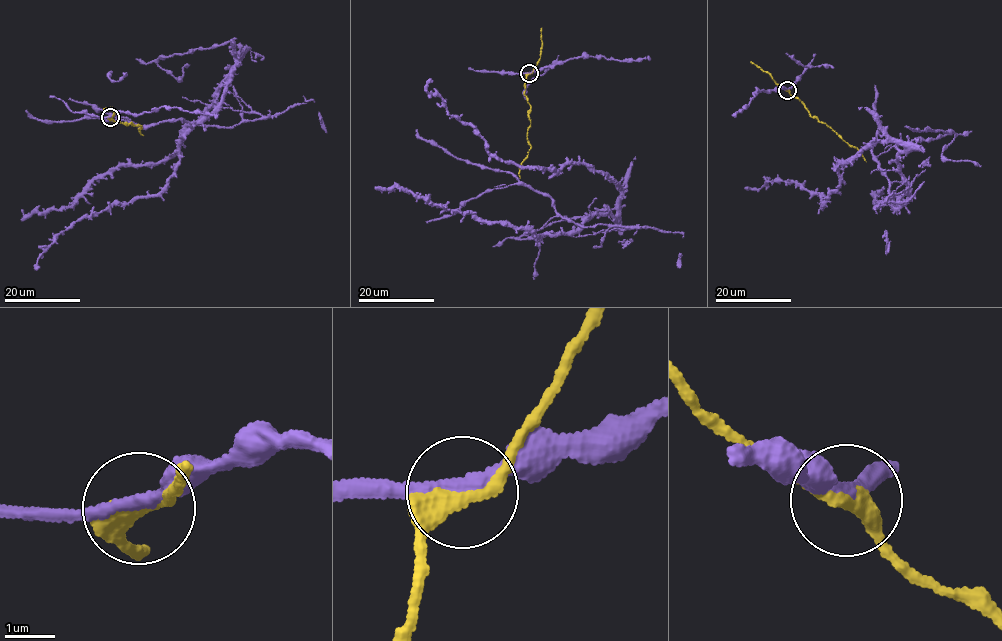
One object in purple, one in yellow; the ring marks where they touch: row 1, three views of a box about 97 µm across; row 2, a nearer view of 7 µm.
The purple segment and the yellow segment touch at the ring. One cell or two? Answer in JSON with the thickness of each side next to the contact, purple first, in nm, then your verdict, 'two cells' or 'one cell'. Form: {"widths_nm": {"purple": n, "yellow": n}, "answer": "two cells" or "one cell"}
{"widths_nm": {"purple": 240, "yellow": 320}, "answer": "two cells"}

